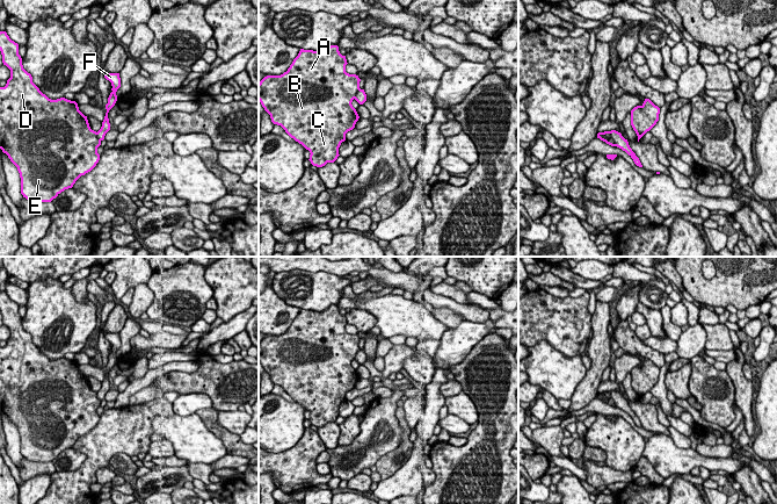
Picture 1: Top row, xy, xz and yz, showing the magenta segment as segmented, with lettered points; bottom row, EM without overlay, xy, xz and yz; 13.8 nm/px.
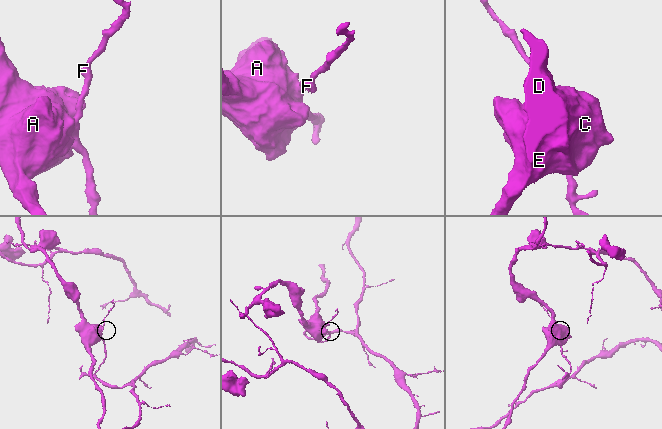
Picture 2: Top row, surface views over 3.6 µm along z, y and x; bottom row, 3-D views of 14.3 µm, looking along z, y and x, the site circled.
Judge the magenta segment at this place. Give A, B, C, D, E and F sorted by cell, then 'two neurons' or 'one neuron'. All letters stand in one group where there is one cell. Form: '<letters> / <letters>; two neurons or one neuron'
A B C D E F; one neuron

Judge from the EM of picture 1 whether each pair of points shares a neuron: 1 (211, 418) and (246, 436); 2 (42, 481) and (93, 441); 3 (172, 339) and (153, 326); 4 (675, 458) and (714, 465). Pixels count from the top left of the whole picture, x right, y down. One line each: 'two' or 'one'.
1: two
2: two
3: two
4: one

